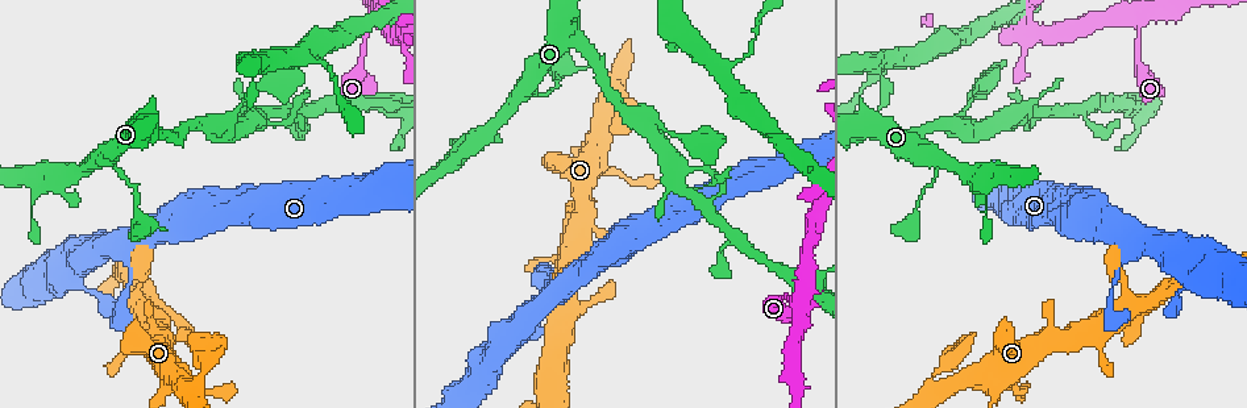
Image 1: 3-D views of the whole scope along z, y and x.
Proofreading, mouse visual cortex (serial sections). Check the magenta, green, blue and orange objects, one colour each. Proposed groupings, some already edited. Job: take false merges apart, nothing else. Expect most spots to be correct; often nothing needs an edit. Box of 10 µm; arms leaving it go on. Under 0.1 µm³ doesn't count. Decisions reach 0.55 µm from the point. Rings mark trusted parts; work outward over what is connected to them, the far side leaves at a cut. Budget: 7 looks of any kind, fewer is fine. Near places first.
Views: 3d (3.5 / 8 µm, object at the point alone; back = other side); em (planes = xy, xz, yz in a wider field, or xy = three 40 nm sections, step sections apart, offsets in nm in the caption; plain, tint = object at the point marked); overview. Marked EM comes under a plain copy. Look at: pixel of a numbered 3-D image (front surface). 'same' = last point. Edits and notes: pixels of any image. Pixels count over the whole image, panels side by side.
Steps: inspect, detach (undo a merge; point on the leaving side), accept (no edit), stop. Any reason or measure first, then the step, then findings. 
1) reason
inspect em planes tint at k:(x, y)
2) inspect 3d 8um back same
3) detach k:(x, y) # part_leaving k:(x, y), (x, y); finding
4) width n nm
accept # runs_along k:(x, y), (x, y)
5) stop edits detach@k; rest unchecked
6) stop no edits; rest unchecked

three arms meet
inspect 3d 3.5um at 1:(1141, 28)

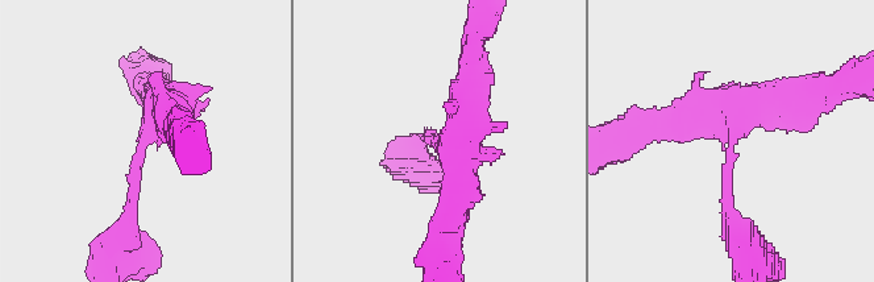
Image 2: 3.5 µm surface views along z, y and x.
arms 3; arm_widths 150, 400, 400 nm; now the EM
inspect em xy step 2 tint at 2:(432, 143)

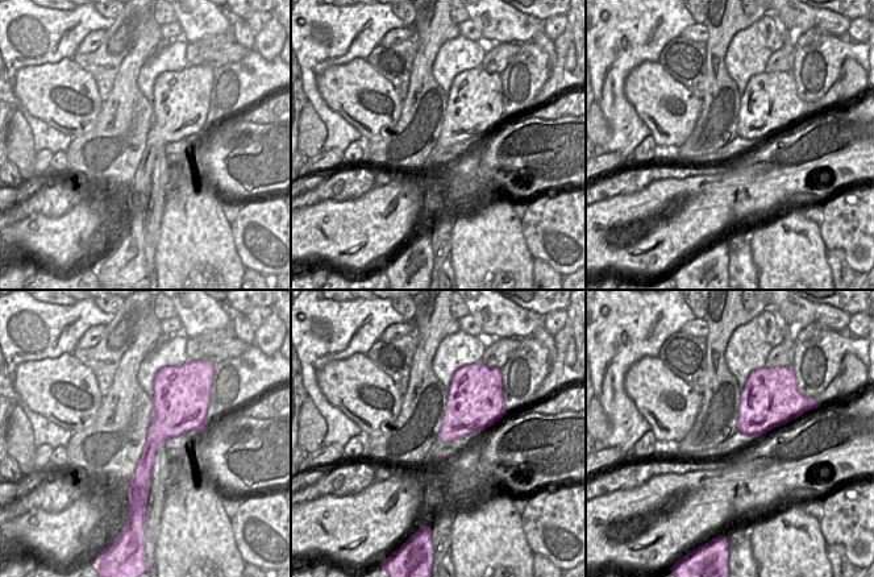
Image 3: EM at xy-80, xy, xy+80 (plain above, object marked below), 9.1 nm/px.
inspect em xy step 1 tint same

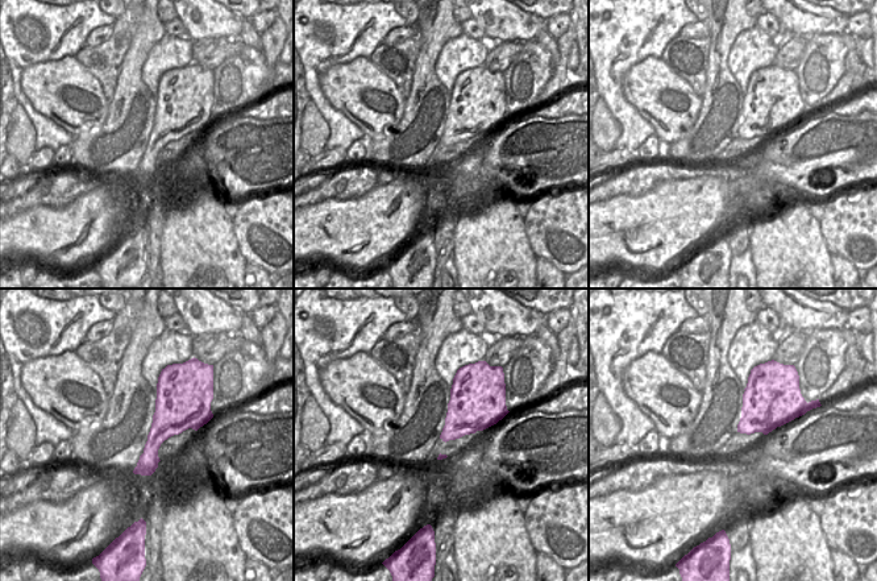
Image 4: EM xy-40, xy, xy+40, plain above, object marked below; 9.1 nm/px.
accept # runs_along 2:(123, 231), (138, 145), (171, 117); all the same cell

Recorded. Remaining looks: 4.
sharp bend
inspect 3d 3.5um back at 1:(389, 102)

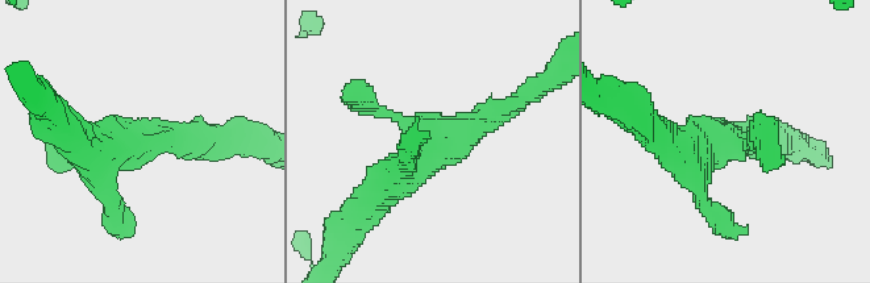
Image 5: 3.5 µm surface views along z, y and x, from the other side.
need the tissue
inspect em xy step 2 tint at 5:(716, 142)

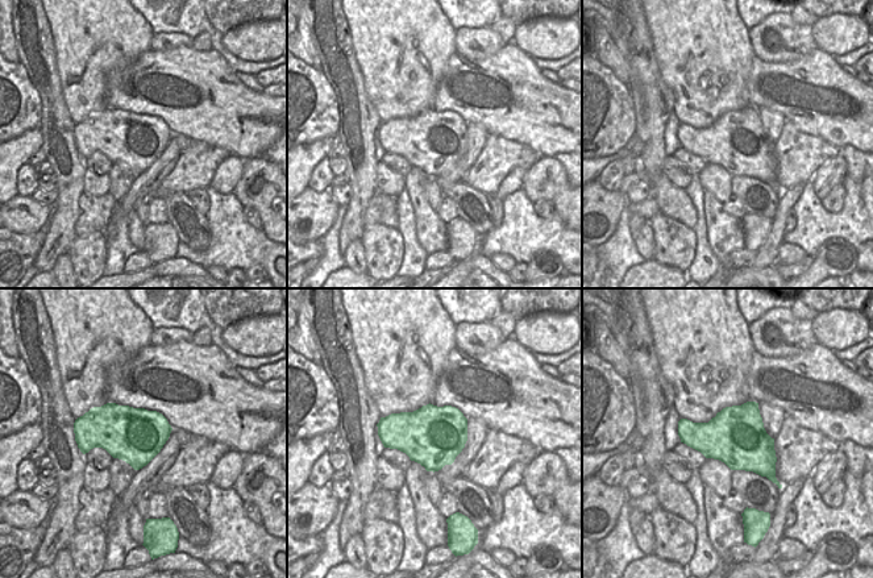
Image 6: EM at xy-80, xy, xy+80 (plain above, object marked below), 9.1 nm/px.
accept # runs_along 5:(513, 104), (400, 165); one cell here

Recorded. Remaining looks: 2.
calibre changes
inspect 3d 3.5um at 1:(126, 289)

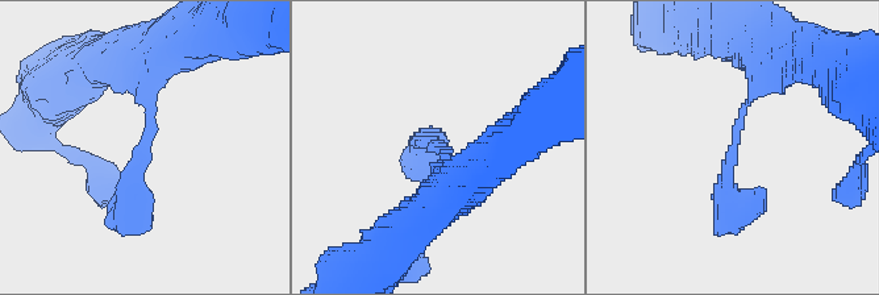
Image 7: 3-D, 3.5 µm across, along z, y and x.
shape alone is not enough
inspect em xy step 5 tint at 7:(140, 149)

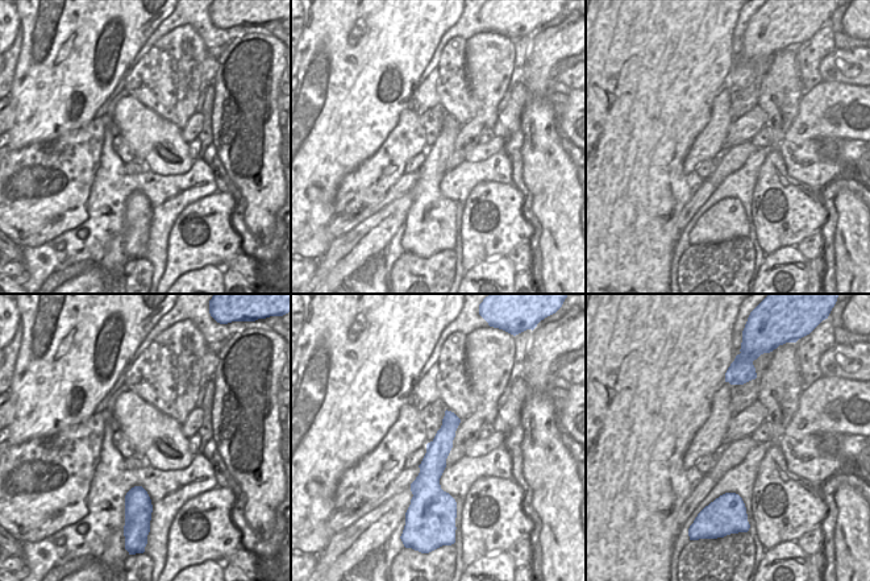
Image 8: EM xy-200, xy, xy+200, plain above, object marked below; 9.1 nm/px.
accept # runs_along 8:(448, 414), (431, 498); one cell here

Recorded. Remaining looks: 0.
stop no edits; rest unchecked

